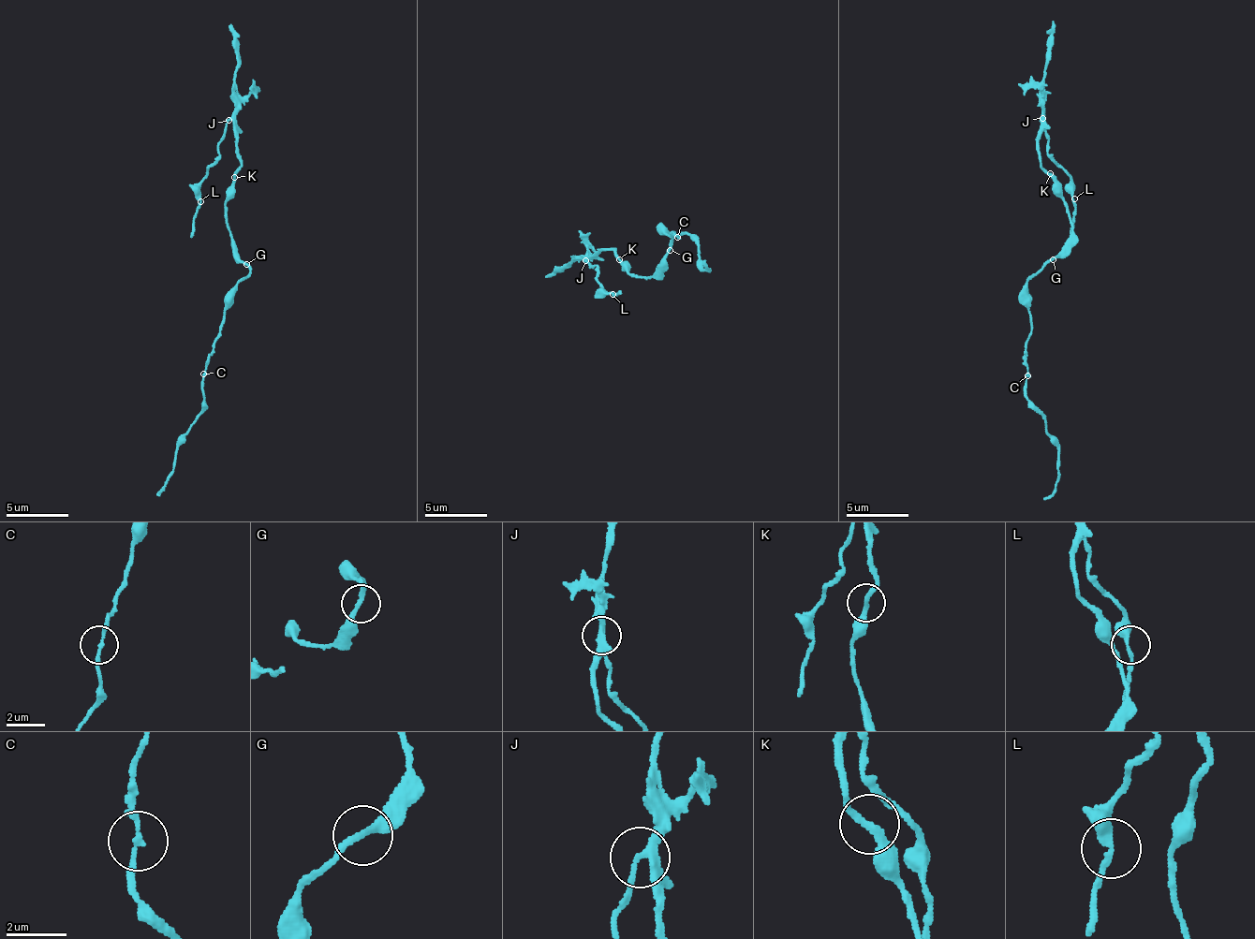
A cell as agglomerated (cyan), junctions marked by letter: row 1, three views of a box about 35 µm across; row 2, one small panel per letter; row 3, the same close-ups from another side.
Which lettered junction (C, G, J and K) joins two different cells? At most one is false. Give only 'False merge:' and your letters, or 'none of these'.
False merge: J

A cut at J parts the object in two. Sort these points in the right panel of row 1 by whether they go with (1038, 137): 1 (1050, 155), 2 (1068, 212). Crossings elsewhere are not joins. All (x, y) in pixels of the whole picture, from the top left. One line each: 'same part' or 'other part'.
1: other part
2: same part

